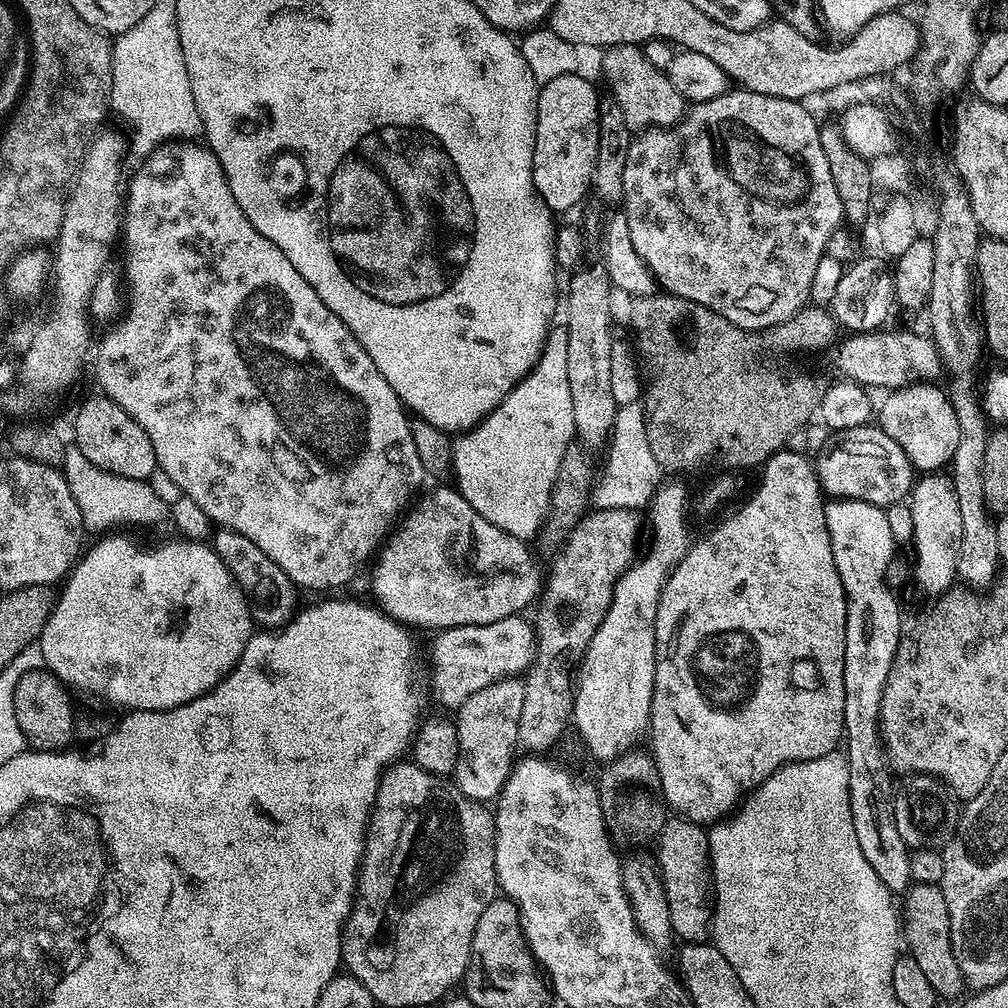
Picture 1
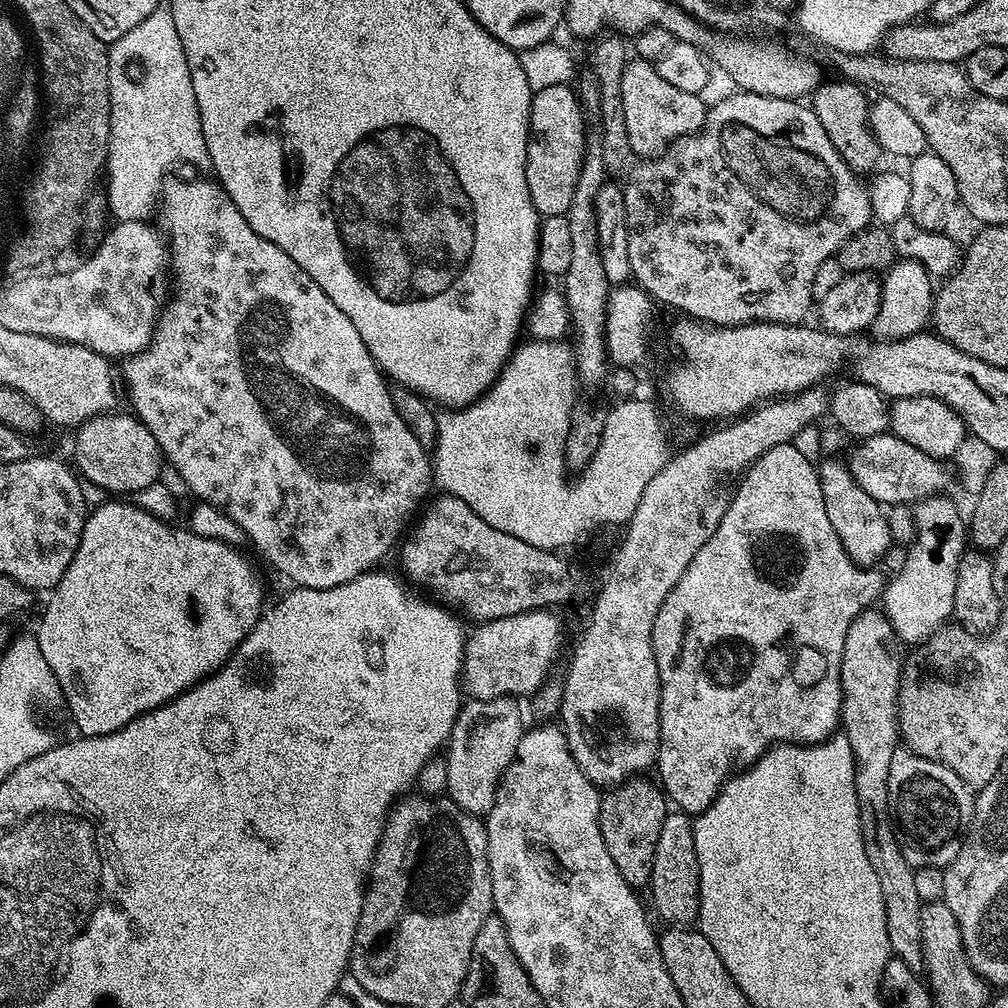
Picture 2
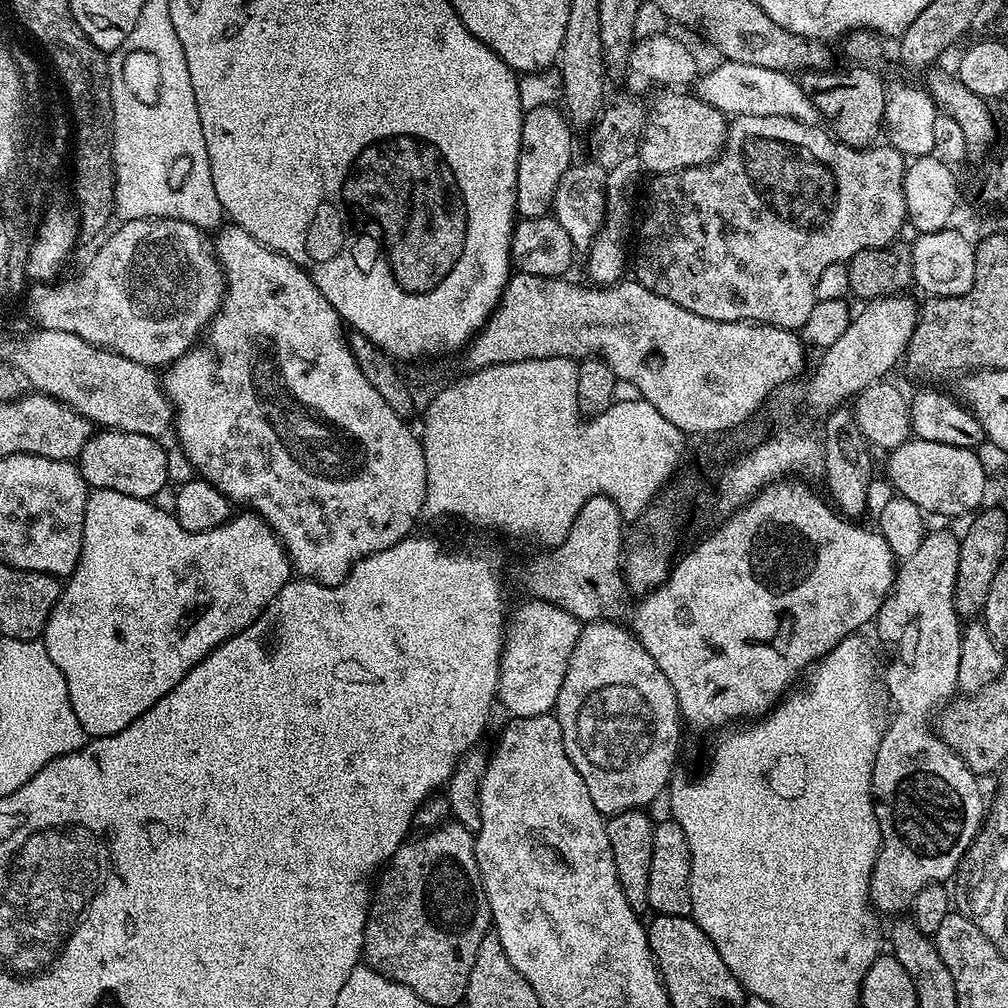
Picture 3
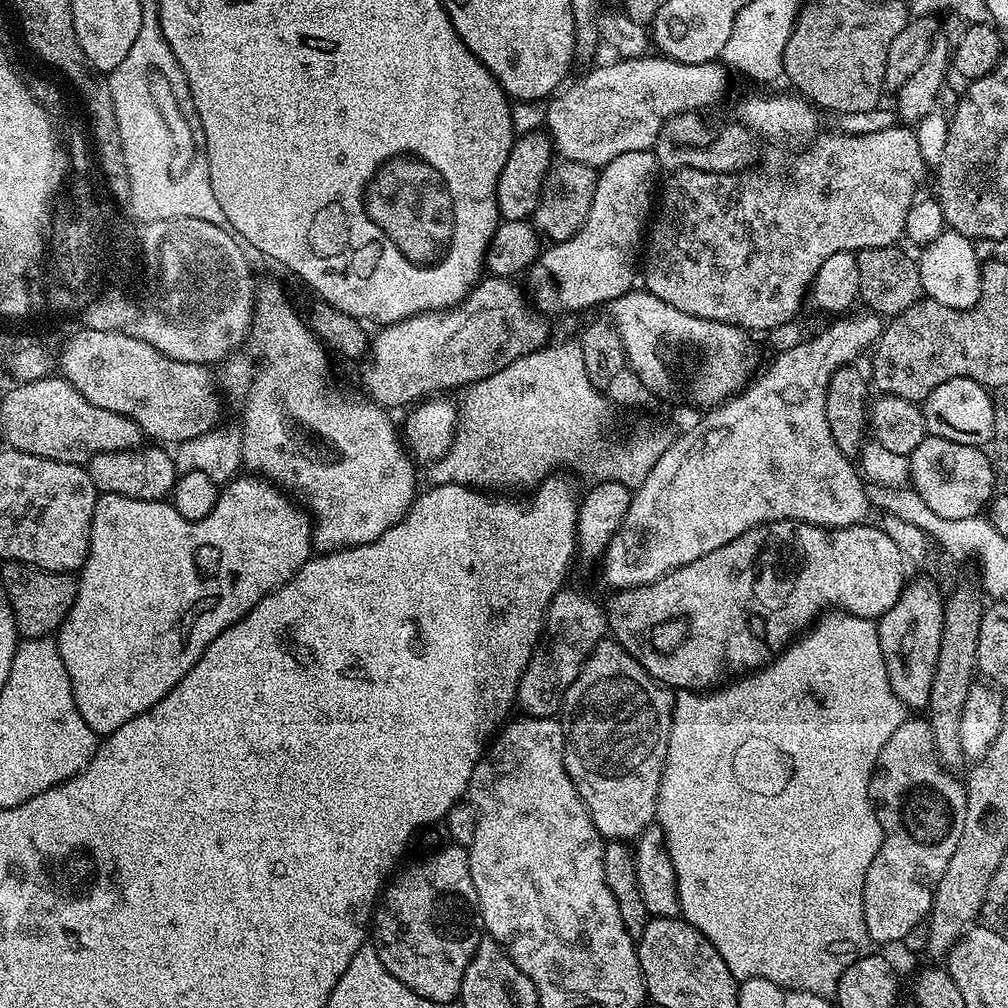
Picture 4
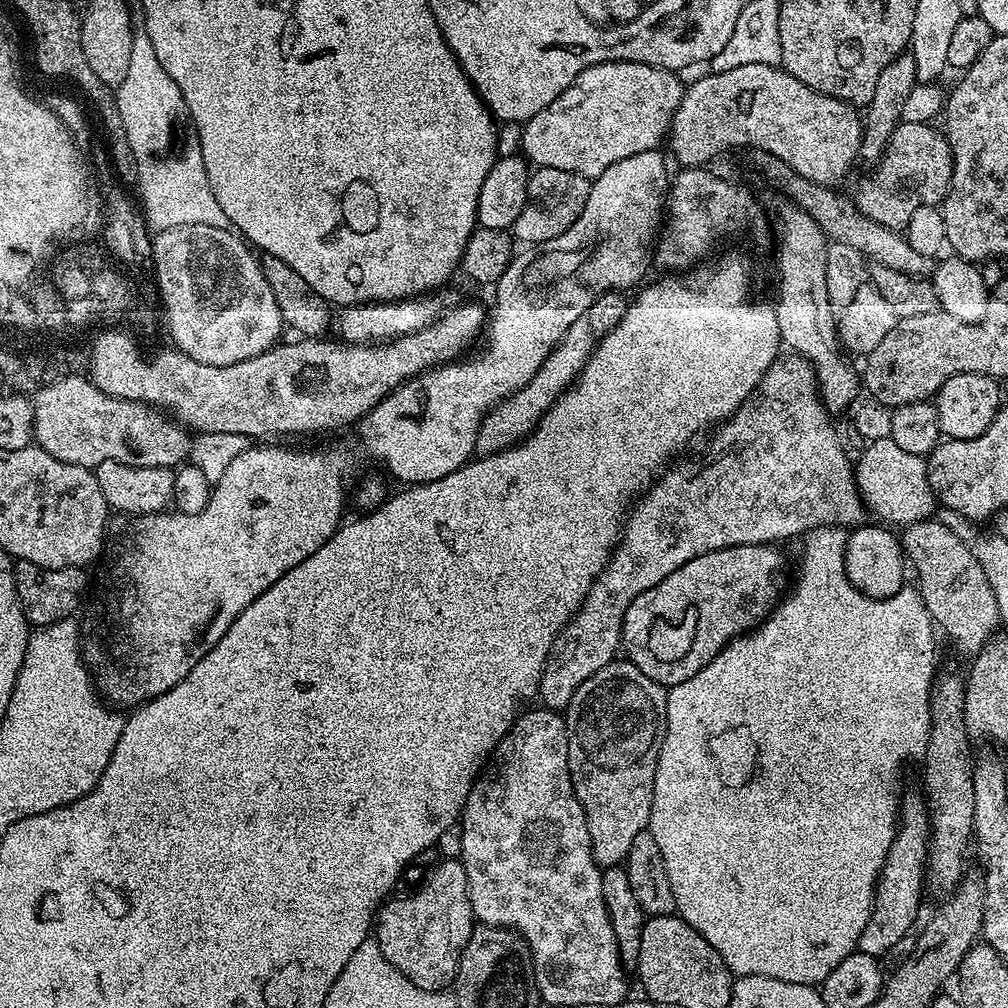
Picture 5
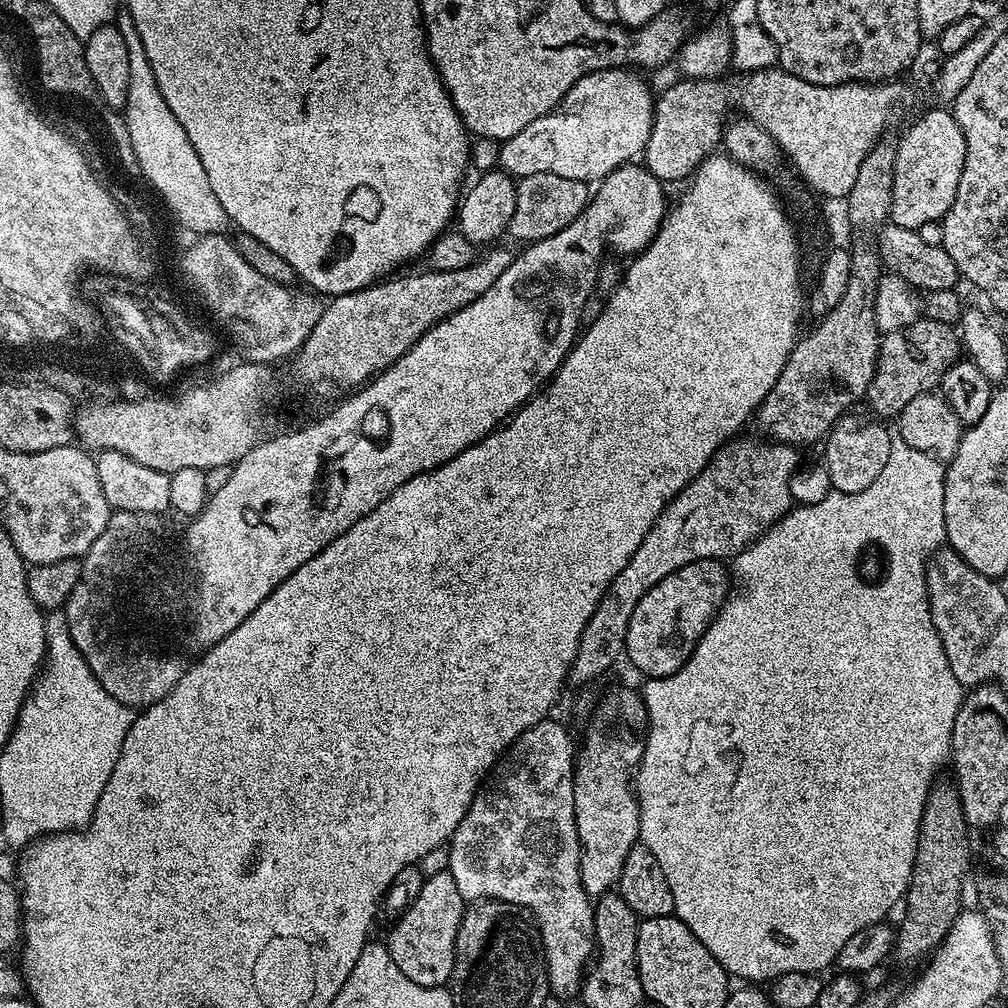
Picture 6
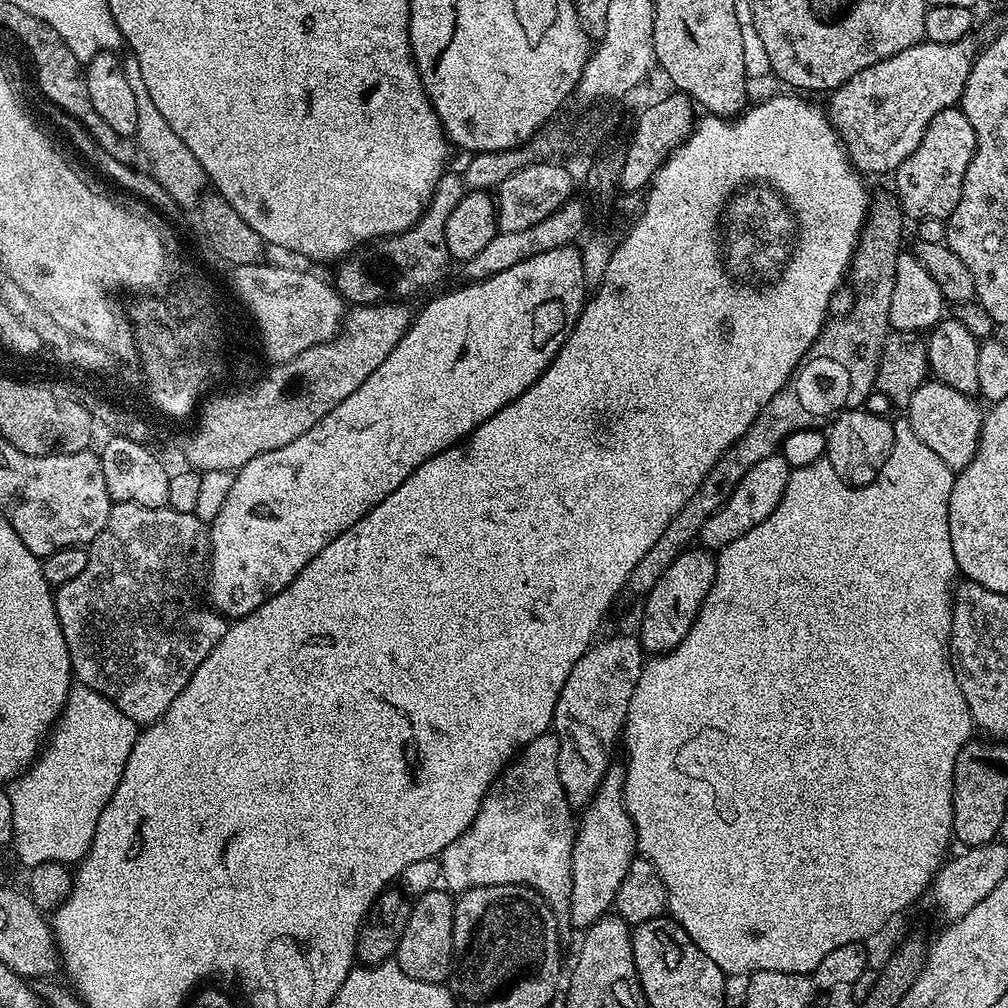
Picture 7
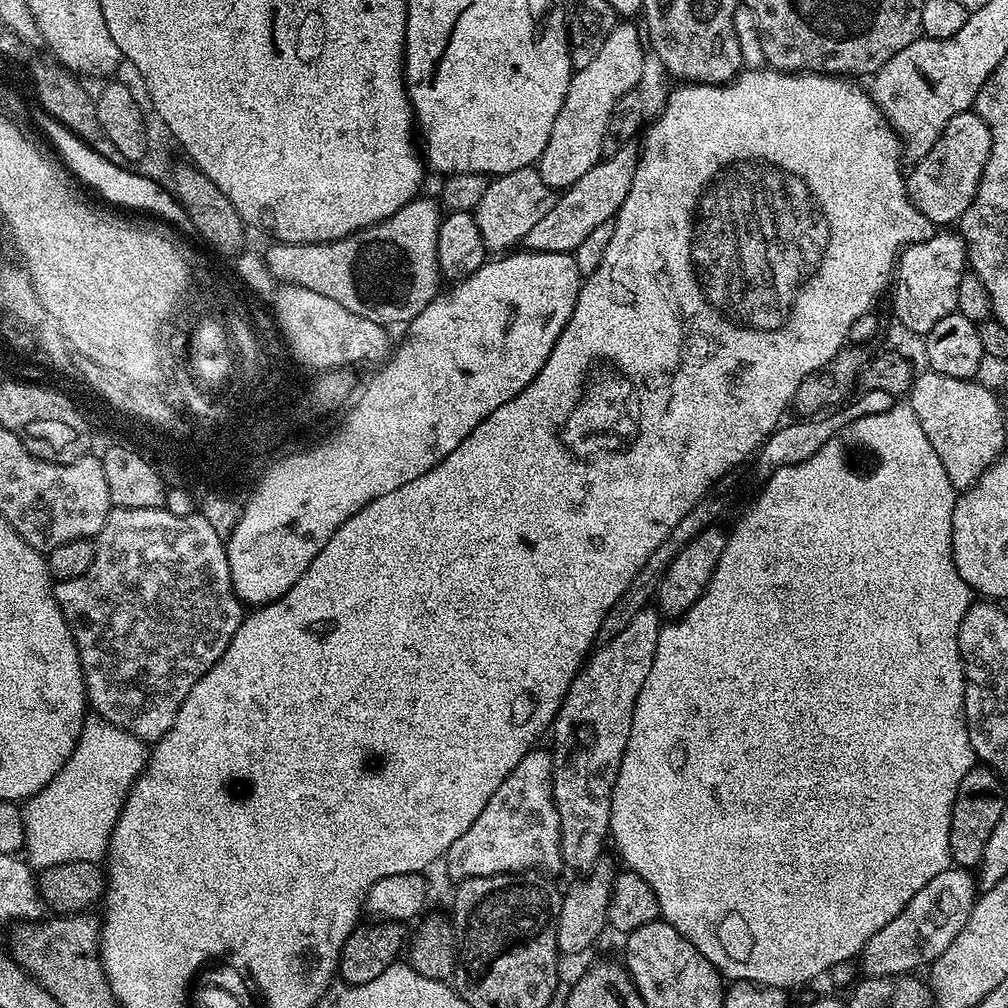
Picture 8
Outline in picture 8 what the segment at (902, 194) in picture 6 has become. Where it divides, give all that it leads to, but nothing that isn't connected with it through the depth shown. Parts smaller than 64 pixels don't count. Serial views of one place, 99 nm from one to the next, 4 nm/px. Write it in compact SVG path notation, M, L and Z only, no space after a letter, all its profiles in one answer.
M969 110L950 118L938 142L930 146L930 154L911 165L912 173L909 171L906 176L908 197L932 226L955 225L962 214L966 214L970 202L974 202L982 170L986 170L991 145L992 139L986 122L982 122L976 111Z

